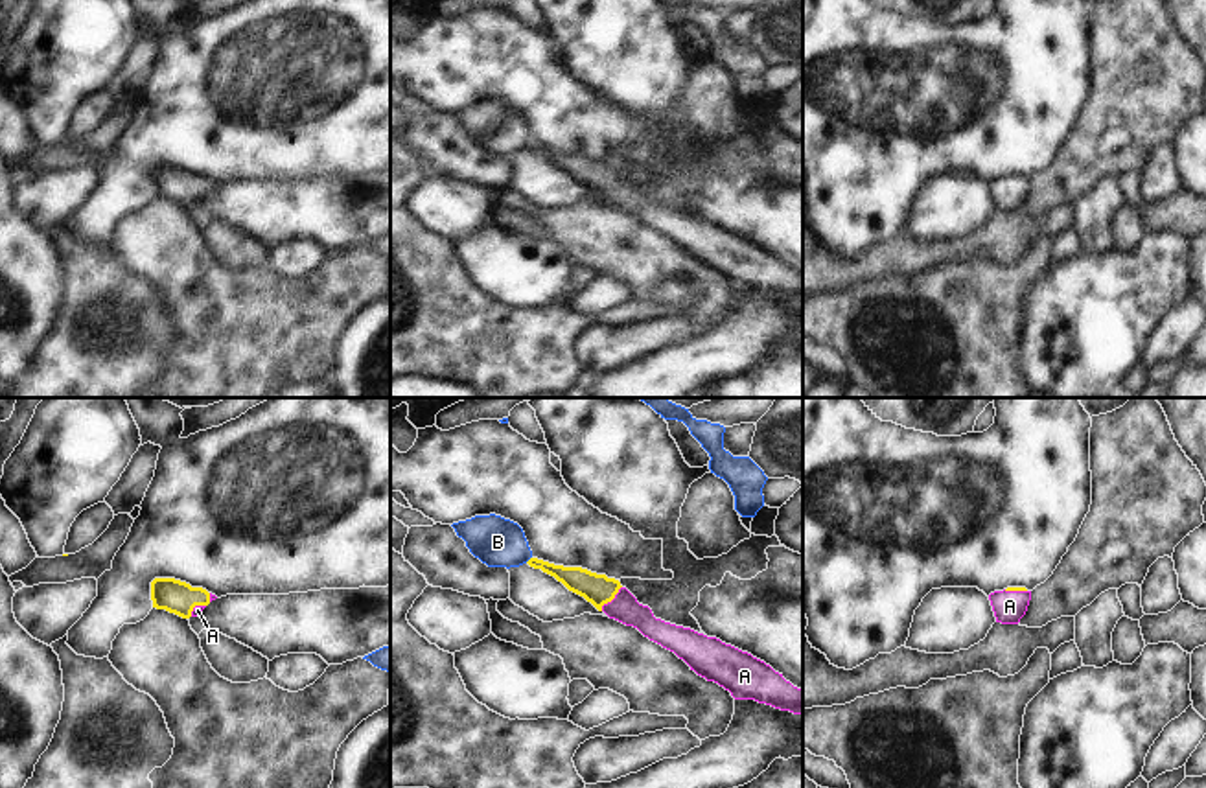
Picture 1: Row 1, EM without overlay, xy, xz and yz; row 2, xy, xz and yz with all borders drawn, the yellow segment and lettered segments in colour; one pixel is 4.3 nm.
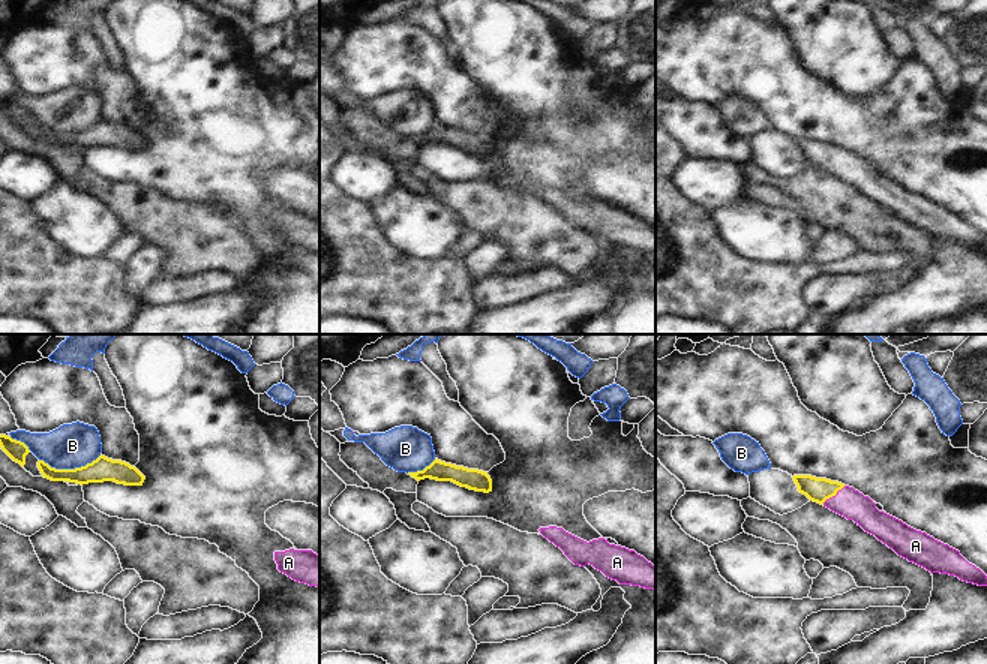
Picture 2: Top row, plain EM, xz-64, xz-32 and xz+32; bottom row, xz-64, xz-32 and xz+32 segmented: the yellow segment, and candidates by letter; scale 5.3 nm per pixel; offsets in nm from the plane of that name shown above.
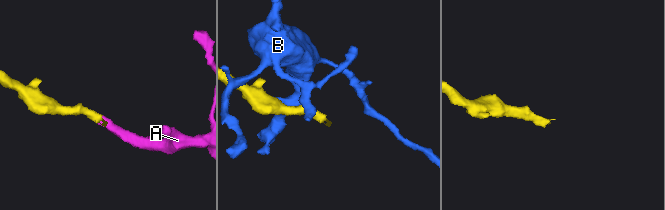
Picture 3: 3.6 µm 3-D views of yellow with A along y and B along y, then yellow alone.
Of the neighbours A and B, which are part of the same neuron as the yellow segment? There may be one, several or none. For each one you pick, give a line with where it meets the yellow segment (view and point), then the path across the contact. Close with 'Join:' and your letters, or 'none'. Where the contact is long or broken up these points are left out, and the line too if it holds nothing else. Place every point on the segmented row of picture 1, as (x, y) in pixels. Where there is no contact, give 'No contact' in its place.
A: Touches yellow at xz (612, 599). Path across: xz (599, 590), (612, 599), (625, 608)
Join: A.

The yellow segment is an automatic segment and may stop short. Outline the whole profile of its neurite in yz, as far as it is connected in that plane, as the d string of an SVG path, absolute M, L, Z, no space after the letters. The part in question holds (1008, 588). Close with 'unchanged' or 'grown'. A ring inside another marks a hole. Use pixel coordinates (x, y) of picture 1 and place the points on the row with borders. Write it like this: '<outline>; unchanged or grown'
M1007 587L1003 591L994 591L989 595L996 622L1018 624L1026 615L1031 591L1026 587Z; grown

